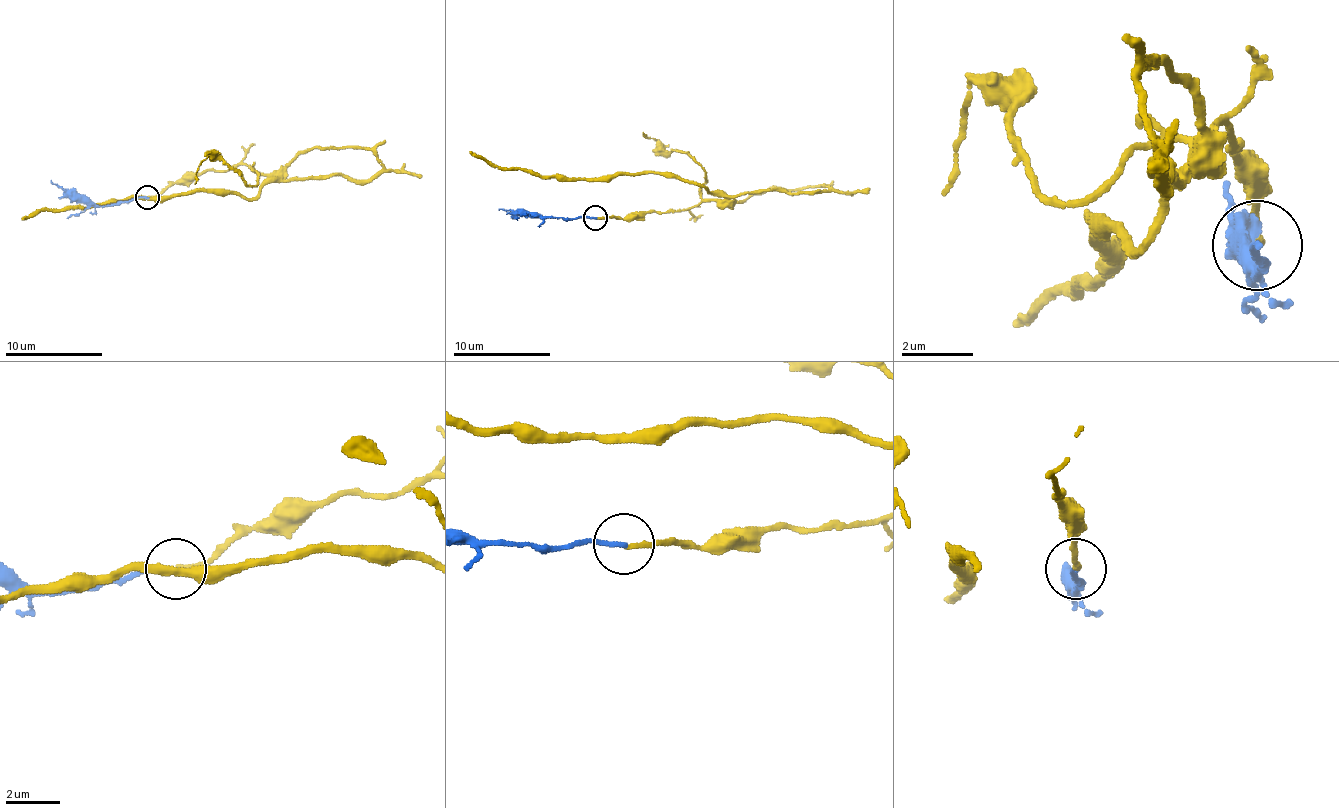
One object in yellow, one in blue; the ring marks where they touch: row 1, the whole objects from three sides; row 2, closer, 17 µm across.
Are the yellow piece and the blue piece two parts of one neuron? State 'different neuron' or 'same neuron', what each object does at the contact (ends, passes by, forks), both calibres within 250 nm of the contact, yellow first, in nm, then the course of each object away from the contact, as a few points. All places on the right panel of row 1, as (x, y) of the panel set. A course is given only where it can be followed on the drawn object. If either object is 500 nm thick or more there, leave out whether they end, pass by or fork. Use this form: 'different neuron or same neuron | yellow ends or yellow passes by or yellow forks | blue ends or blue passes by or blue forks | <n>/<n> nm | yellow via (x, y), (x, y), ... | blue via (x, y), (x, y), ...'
same neuron | yellow ends | blue ends | 170/170 nm | yellow via (1264, 247), (1255, 238), (1264, 193), (1219, 121), (1138, 247), (1093, 220), (1111, 265), (1093, 283), (1012, 319) | blue via (1255, 247), (1255, 274), (1255, 229), (1228, 184)

